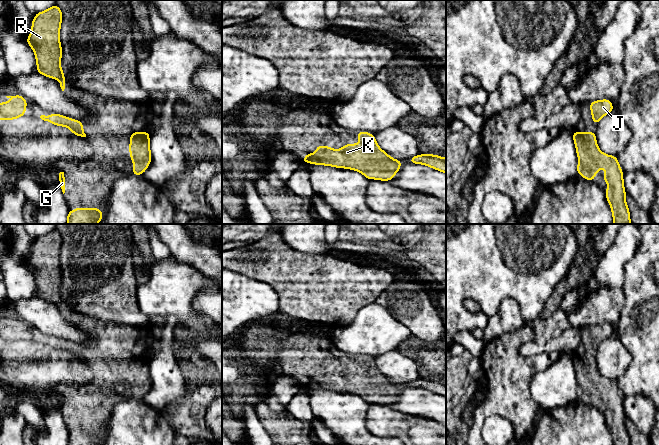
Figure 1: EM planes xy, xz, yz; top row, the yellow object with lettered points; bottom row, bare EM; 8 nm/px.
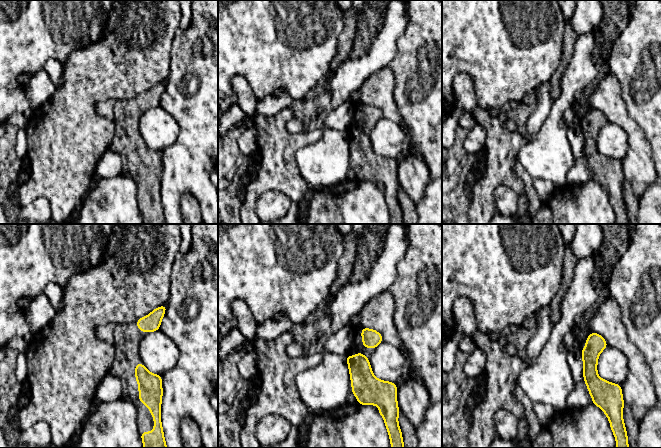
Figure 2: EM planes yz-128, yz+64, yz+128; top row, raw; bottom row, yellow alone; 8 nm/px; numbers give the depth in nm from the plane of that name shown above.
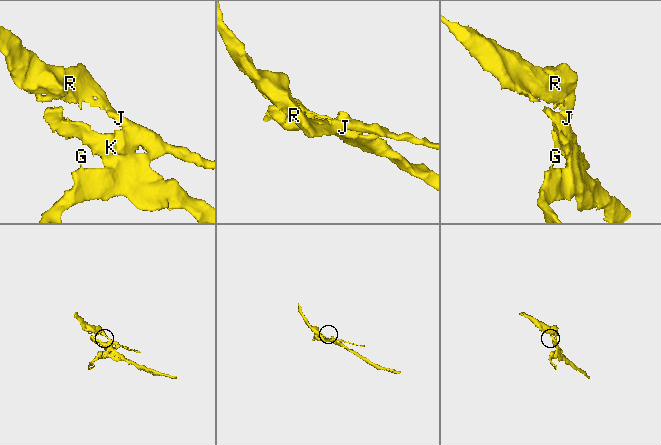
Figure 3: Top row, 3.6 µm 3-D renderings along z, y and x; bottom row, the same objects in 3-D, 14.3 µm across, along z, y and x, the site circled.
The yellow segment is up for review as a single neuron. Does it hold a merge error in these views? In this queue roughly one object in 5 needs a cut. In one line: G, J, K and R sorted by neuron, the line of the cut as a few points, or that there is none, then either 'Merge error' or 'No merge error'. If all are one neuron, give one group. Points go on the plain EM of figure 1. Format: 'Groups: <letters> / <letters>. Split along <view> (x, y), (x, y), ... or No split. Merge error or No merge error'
Groups: G J K R. No split. No merge error

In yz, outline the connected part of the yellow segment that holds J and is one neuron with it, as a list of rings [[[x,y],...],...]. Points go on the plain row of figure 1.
[[[608,323],[599,325],[591,325],[590,333],[592,337],[592,345],[598,349],[600,343],[613,335],[613,328]]]

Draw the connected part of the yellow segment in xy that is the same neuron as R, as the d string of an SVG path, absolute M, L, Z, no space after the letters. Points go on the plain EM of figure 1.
M59 230L35 238L30 260L26 266L35 277L37 296L58 303L62 315L65 313L64 297L60 291L62 272L60 268L60 251L62 236Z

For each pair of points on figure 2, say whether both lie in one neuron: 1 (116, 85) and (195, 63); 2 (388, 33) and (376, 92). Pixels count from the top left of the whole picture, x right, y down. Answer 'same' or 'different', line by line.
1: different
2: different

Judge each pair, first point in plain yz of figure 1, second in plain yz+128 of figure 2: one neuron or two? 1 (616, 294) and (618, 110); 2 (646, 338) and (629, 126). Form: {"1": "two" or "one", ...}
{"1": "one", "2": "two"}

